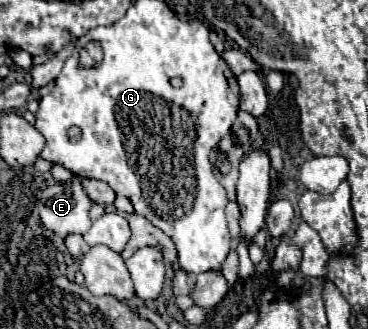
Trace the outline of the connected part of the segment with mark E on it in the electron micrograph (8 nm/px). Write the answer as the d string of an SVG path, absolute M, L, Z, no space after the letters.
M55 183L41 193L39 217L47 229L65 237L69 233L85 233L91 227L89 221L91 201L81 183L77 191L69 183Z

